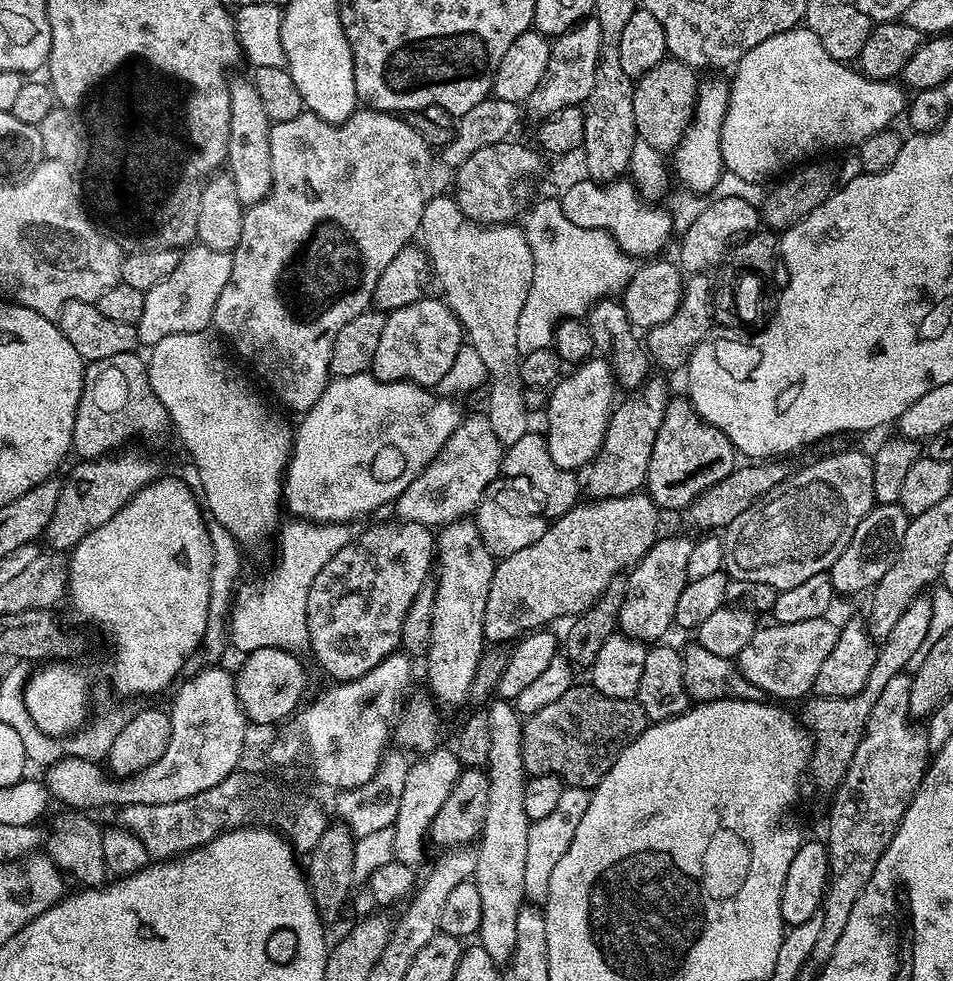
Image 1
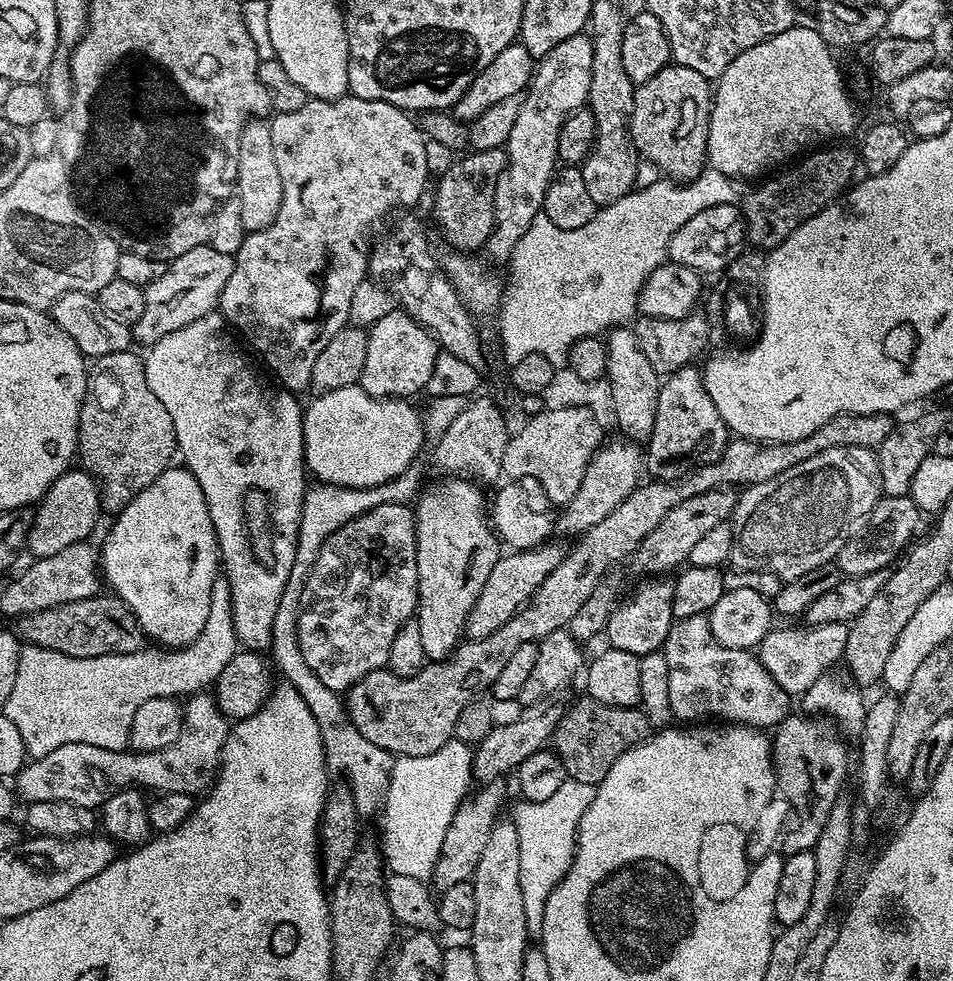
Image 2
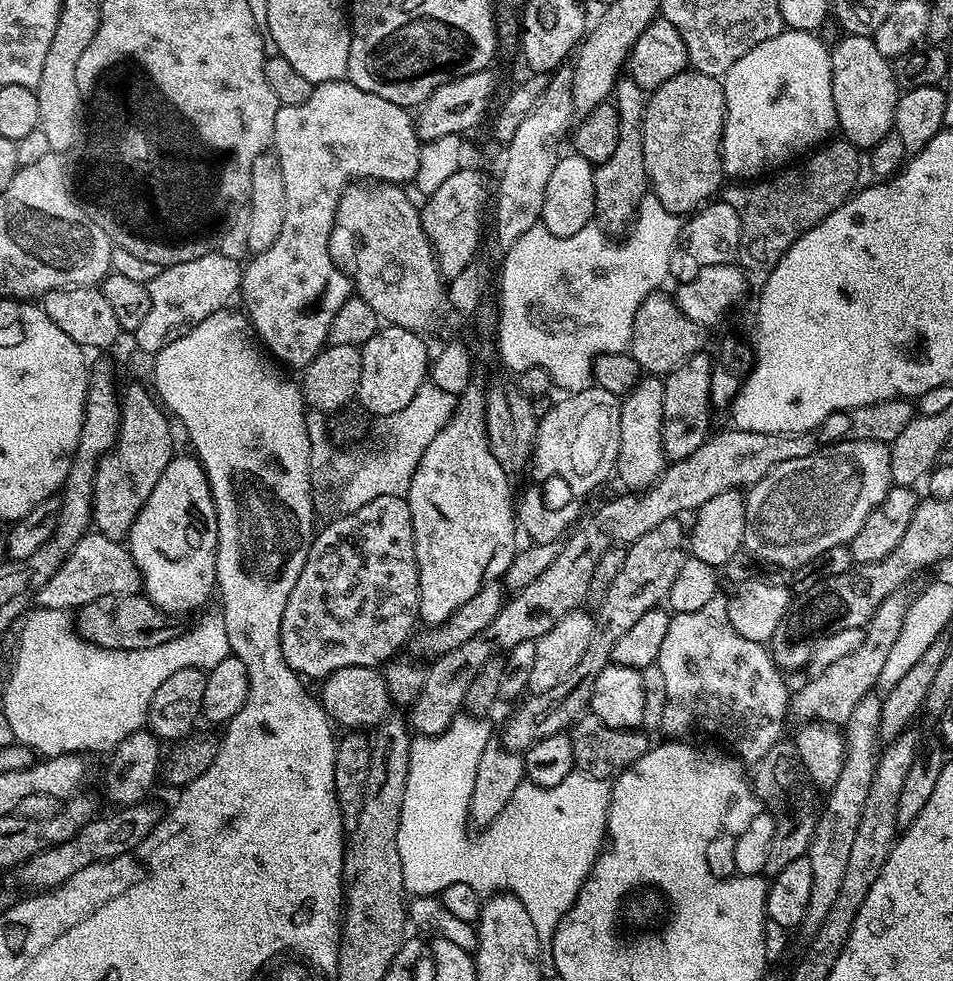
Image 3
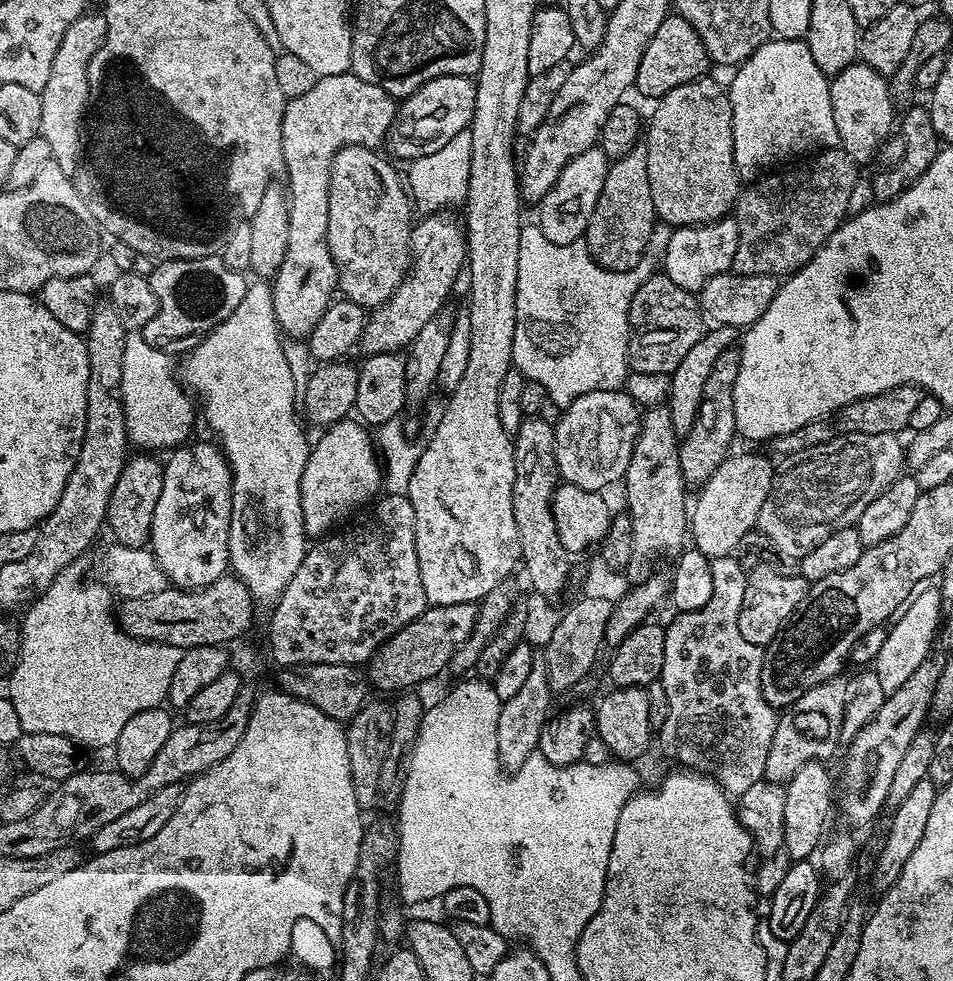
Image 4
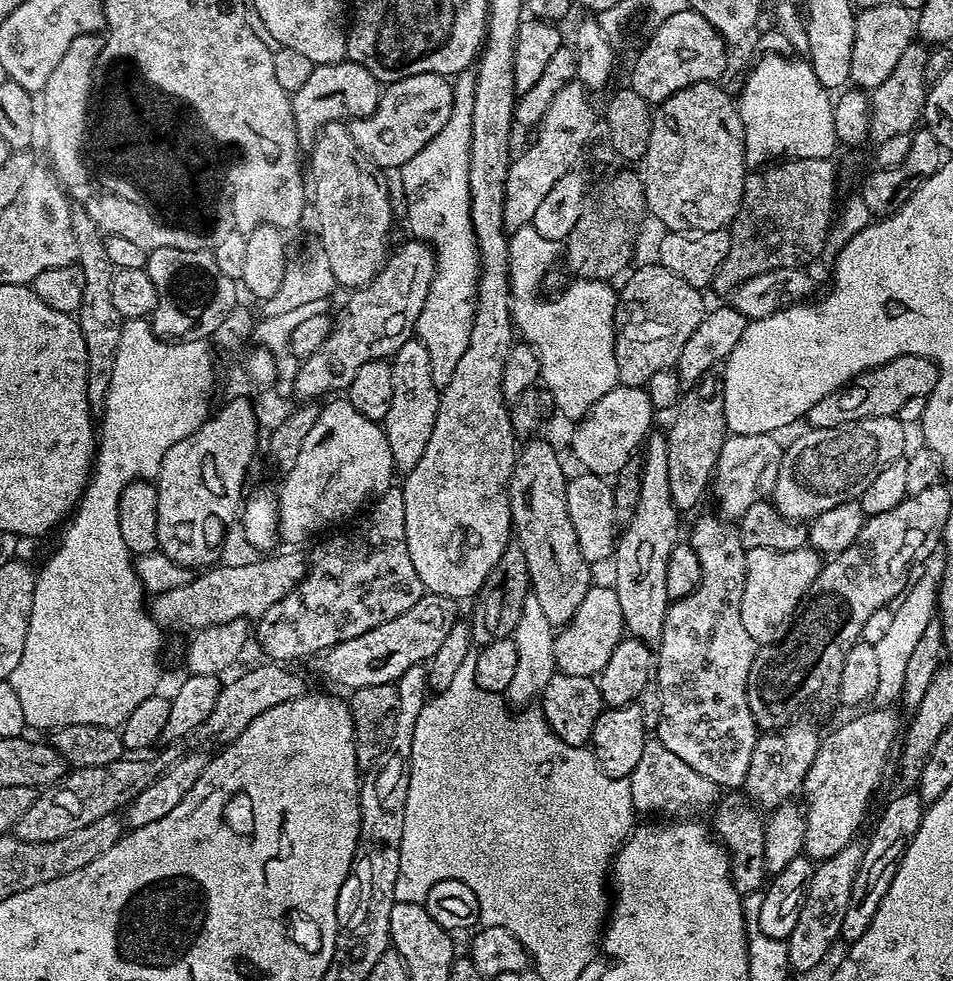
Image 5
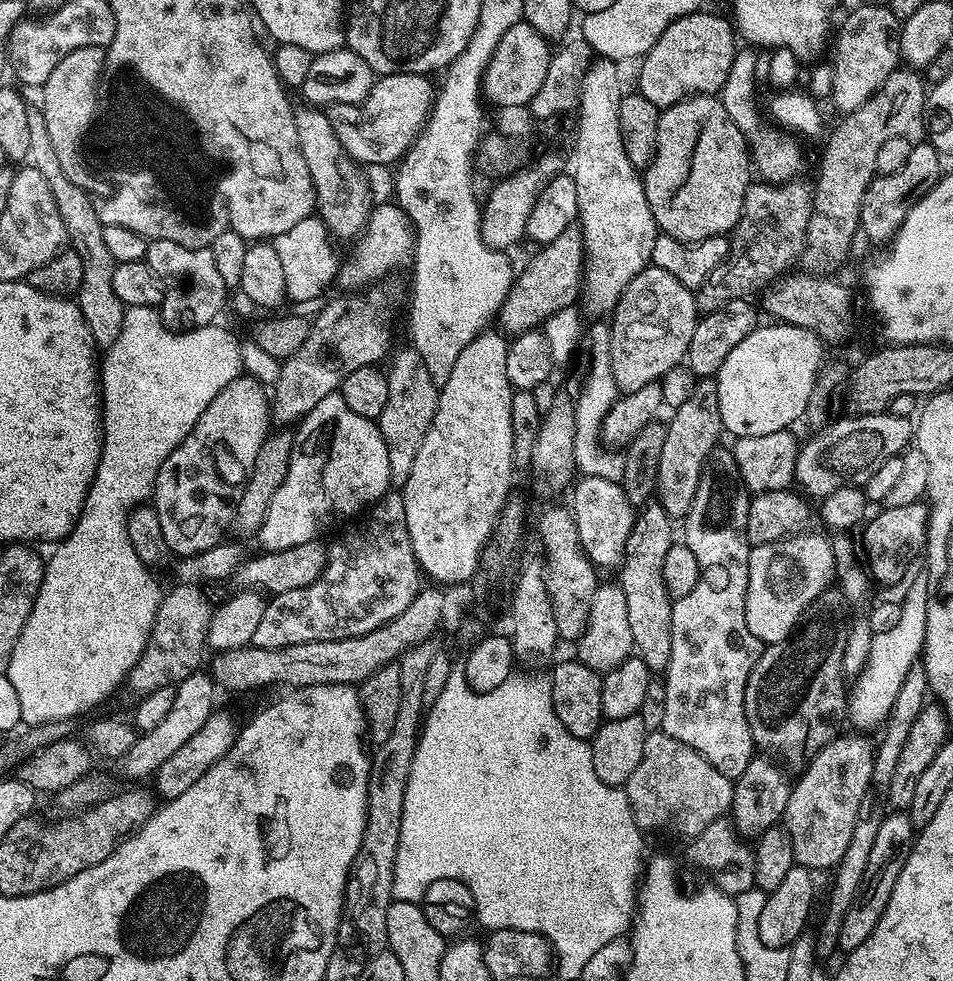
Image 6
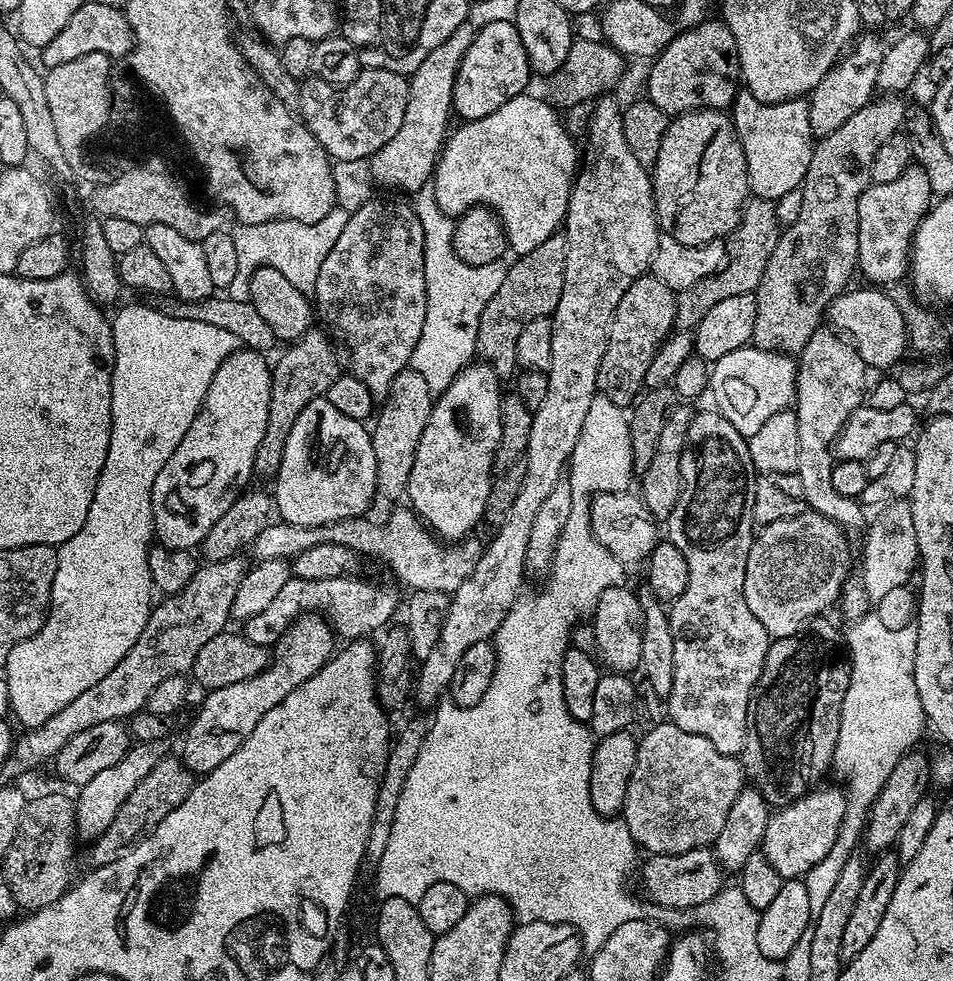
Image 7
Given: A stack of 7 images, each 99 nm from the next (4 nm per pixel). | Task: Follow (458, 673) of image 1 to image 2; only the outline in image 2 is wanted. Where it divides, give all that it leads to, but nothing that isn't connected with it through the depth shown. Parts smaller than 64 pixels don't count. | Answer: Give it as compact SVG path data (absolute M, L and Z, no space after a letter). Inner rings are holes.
M440 478L437 484L430 484L419 493L414 504L418 554L418 602L414 618L422 638L422 650L426 650L429 661L435 662L444 660L462 643L470 610L478 602L490 570L494 570L501 558L502 541L490 523L489 509L484 509L484 492L479 483L467 478Z

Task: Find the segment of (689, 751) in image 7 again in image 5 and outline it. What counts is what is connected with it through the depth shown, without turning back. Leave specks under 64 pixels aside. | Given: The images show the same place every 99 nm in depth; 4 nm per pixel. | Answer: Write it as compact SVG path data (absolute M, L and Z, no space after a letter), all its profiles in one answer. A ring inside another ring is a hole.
M655 738L645 739L642 746L642 758L638 766L634 766L630 782L632 807L637 813L661 812L664 818L692 818L696 812L704 812L713 807L718 800L718 789L710 778L702 778L694 766L686 766L678 754L666 750L662 742Z

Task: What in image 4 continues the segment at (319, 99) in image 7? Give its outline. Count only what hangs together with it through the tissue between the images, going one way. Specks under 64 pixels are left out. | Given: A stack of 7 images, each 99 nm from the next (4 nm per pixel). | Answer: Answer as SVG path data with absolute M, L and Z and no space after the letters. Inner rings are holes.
M443 76L426 82L414 94L403 97L396 121L386 137L387 155L397 161L411 162L446 146L454 134L465 131L472 123L476 82L470 76Z

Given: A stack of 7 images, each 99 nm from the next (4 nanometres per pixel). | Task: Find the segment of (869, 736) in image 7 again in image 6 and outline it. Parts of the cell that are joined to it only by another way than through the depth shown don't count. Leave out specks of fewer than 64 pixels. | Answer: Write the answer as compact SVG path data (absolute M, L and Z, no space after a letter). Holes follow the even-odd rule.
M927 599L903 601L902 618L898 618L898 626L894 630L875 633L871 637L868 660L861 669L859 675L855 677L856 685L850 688L850 720L860 728L876 728L885 723L891 717L892 707L902 690L902 684L906 682L906 676L910 671L910 666L914 666L920 659L924 650L924 635L926 634L926 606Z

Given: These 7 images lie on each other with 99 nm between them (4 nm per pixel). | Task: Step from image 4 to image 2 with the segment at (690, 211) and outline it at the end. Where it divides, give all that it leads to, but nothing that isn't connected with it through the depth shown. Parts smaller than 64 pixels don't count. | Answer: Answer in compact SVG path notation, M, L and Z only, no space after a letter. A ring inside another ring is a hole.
M675 62L658 70L650 82L636 85L628 129L637 153L660 171L657 173L675 182L687 182L704 171L708 164L708 123L713 95L713 85L698 70Z

